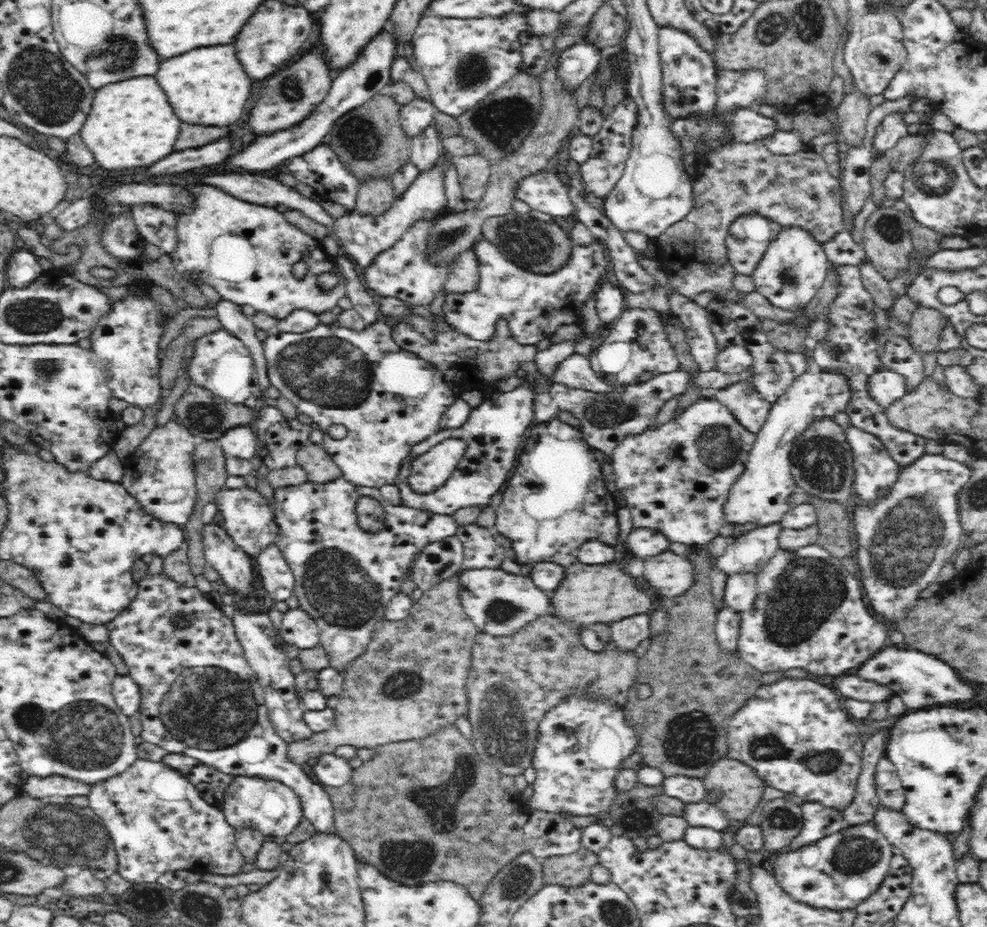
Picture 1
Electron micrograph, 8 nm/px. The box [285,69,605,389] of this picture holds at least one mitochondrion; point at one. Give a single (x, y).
(501, 122)

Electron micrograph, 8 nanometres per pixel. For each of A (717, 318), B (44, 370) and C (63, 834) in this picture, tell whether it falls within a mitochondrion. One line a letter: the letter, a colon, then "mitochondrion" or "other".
A: other
B: mitochondrion
C: mitochondrion

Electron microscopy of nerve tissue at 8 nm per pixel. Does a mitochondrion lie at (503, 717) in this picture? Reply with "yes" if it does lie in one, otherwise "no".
yes

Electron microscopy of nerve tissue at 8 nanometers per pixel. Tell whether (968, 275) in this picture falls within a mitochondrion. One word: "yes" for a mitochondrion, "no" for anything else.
no

